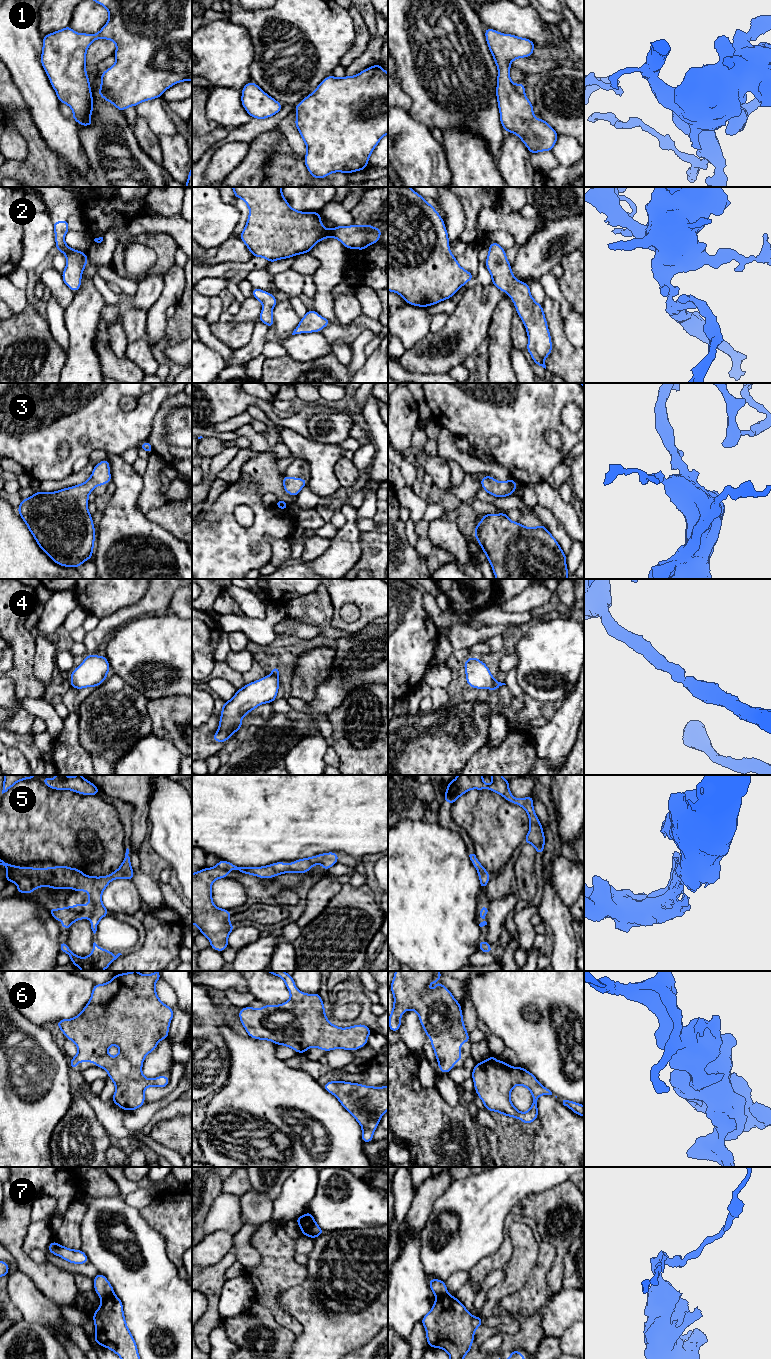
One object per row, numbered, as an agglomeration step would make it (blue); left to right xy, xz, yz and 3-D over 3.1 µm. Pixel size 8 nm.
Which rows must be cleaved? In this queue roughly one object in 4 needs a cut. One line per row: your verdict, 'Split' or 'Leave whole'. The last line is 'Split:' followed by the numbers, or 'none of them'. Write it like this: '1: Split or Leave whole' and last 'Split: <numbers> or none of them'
1: Leave whole
2: Leave whole
3: Leave whole
4: Leave whole
5: Leave whole
6: Leave whole
7: Split
Split: 7

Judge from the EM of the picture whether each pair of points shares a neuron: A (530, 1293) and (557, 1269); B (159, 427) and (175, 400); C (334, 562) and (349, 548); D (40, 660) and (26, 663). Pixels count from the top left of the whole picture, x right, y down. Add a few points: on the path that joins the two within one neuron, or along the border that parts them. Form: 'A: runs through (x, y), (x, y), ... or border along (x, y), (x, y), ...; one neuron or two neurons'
A: border along (555, 1256), (547, 1274), (547, 1286), (554, 1294); two neurons
B: runs through (159, 420), (162, 412), (168, 406); one neuron
C: runs through (338, 559), (345, 552); one neuron
D: border along (35, 639), (34, 675), (42, 684); two neurons

